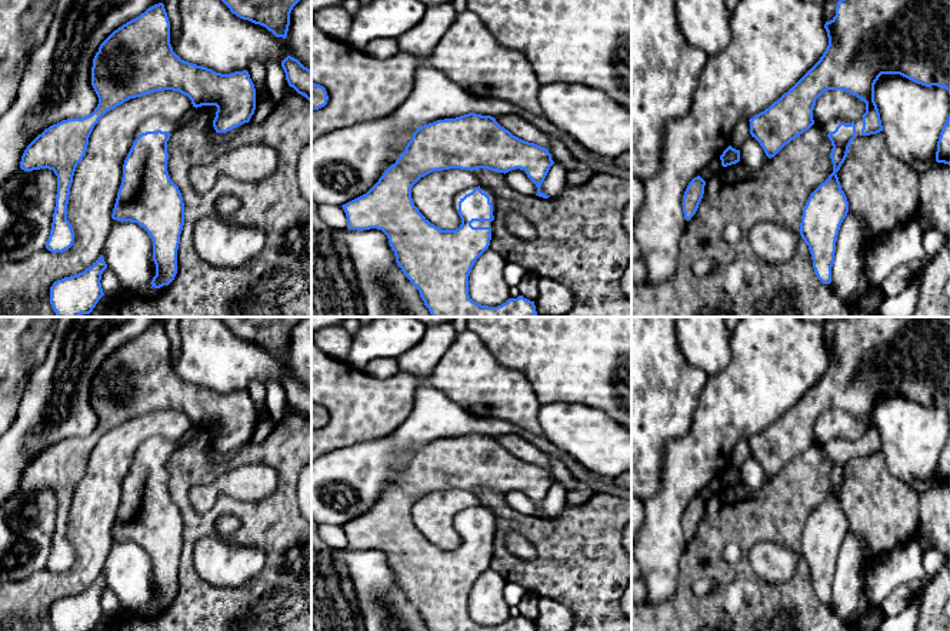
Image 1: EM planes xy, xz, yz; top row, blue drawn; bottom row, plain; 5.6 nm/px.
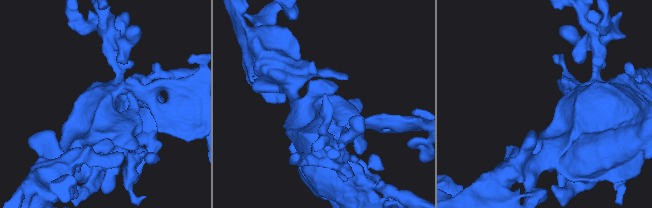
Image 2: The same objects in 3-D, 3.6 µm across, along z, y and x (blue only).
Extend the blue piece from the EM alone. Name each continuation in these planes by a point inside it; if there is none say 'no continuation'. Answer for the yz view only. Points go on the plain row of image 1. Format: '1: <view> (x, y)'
1: yz (830, 446)

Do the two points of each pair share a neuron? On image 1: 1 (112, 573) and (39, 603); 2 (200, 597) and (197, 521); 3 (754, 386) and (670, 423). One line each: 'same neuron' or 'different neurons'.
1: different neurons
2: same neuron
3: different neurons

